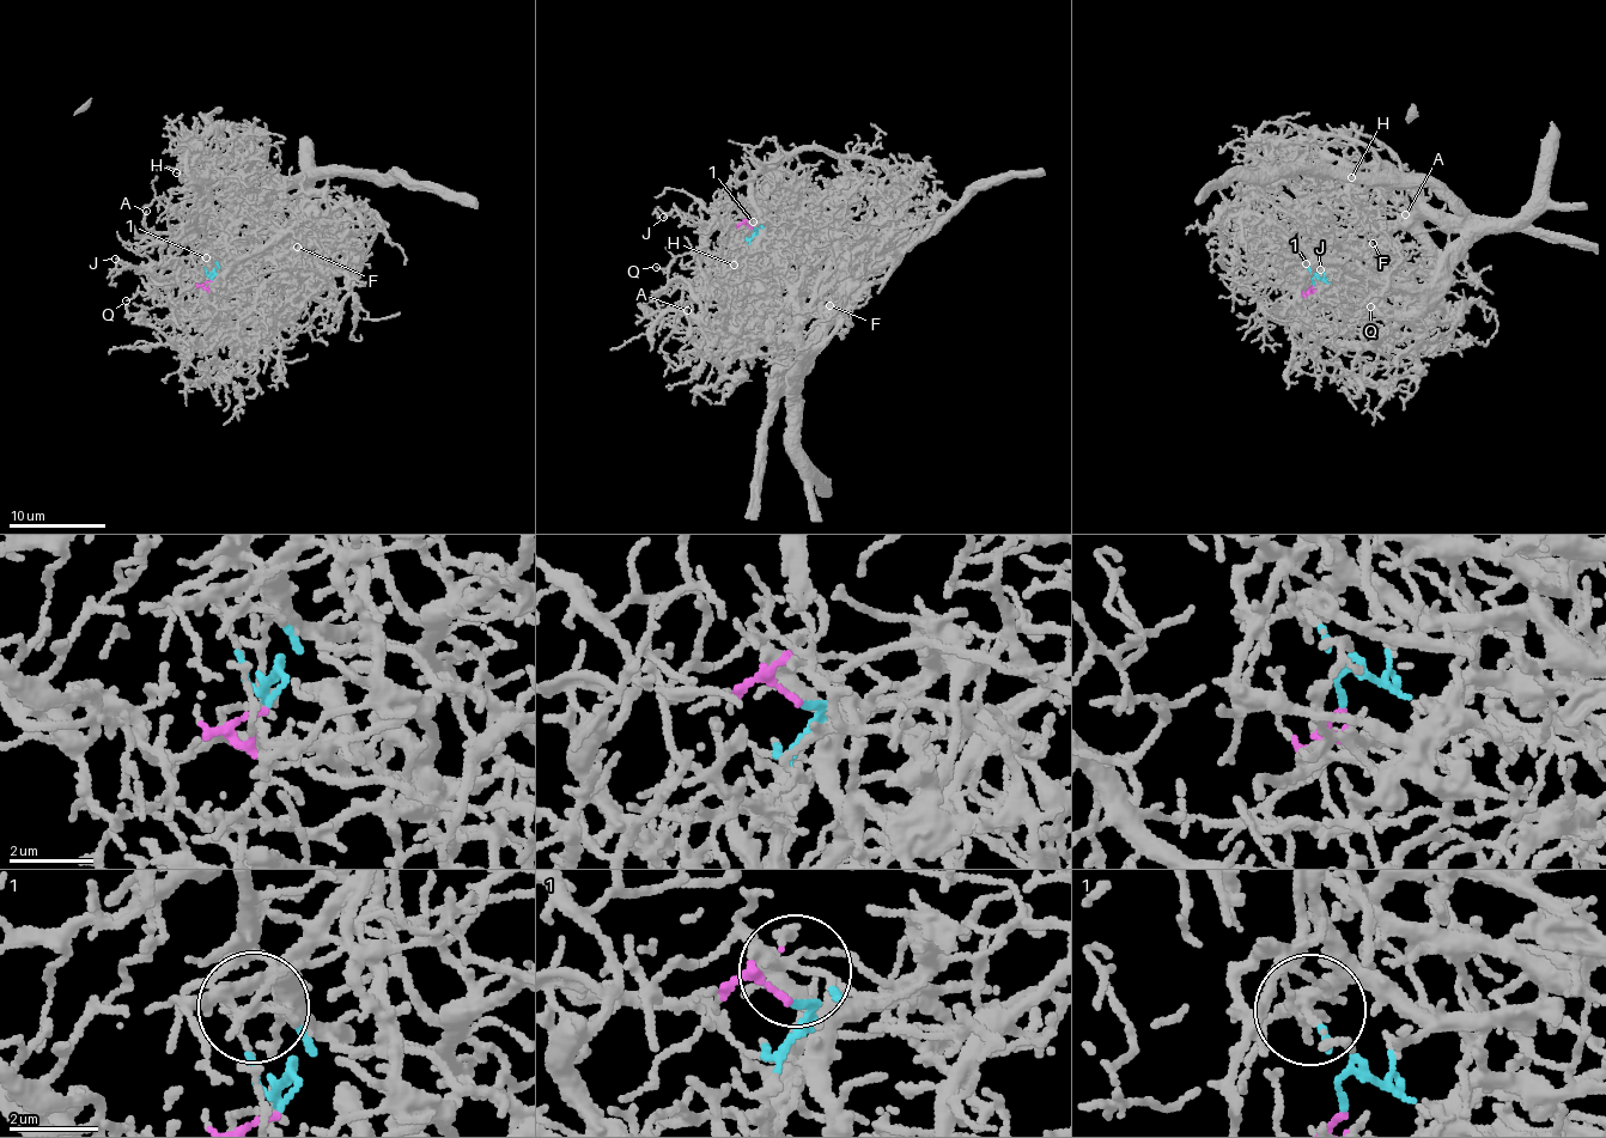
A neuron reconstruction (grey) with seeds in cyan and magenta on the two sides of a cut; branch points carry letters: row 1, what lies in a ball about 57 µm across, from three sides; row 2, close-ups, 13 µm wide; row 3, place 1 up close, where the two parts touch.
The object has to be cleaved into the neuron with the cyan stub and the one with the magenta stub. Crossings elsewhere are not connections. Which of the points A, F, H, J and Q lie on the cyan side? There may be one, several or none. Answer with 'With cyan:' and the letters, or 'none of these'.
With cyan: A, H, J, Q

